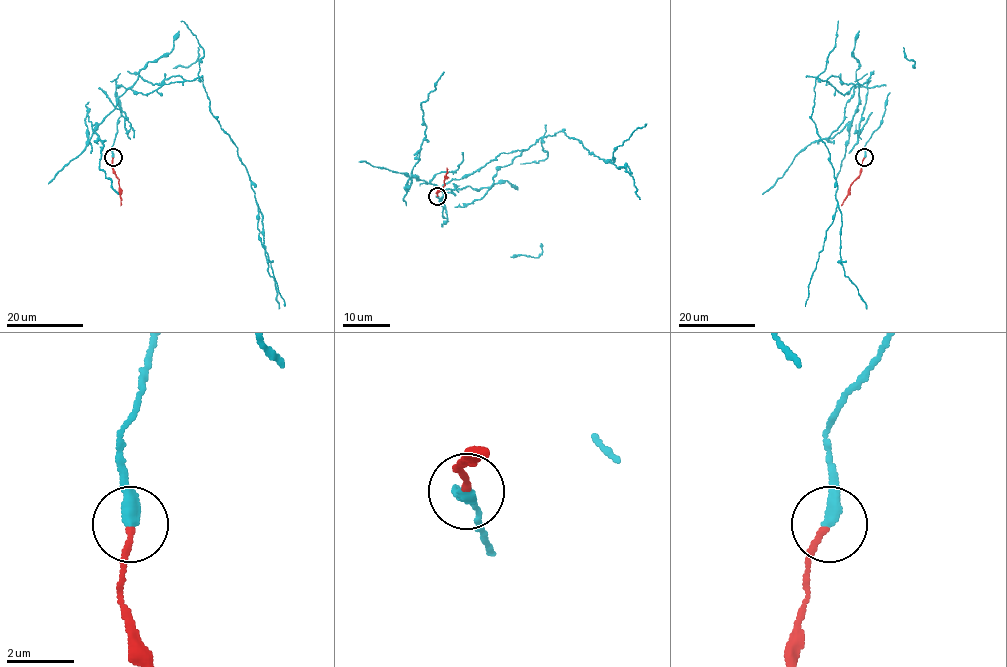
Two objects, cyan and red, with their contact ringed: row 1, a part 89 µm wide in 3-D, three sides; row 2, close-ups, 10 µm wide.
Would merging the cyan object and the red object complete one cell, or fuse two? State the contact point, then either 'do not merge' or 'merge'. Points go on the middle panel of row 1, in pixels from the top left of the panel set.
at (437, 196); do not merge

